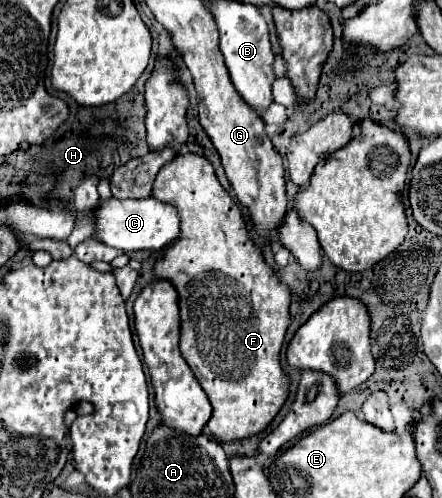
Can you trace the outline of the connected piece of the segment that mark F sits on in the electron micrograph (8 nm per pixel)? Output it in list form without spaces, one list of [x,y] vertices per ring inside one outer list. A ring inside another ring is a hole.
[[[187,153],[187,155],[179,155],[177,159],[173,159],[171,163],[167,163],[165,167],[161,167],[155,185],[153,185],[153,197],[173,203],[175,207],[179,207],[179,215],[181,215],[181,239],[177,239],[177,243],[173,243],[173,247],[167,247],[165,253],[159,257],[159,261],[155,263],[155,277],[165,277],[169,279],[175,289],[179,291],[179,305],[181,305],[181,353],[185,357],[185,361],[189,363],[189,367],[193,369],[193,373],[199,377],[201,387],[205,389],[207,397],[211,399],[213,405],[213,415],[207,423],[209,431],[213,437],[217,437],[219,441],[237,441],[237,439],[245,439],[251,435],[257,435],[261,431],[265,431],[265,427],[275,419],[275,415],[281,411],[287,395],[289,395],[289,375],[283,371],[281,367],[281,347],[283,347],[283,339],[285,339],[285,331],[289,327],[289,303],[291,303],[291,293],[289,287],[275,275],[273,267],[269,267],[263,259],[263,253],[259,251],[259,247],[251,241],[249,233],[247,233],[247,225],[243,219],[243,213],[239,209],[239,205],[235,205],[235,201],[231,199],[231,195],[221,187],[219,179],[215,177],[215,171],[211,167],[211,163],[205,157]]]

